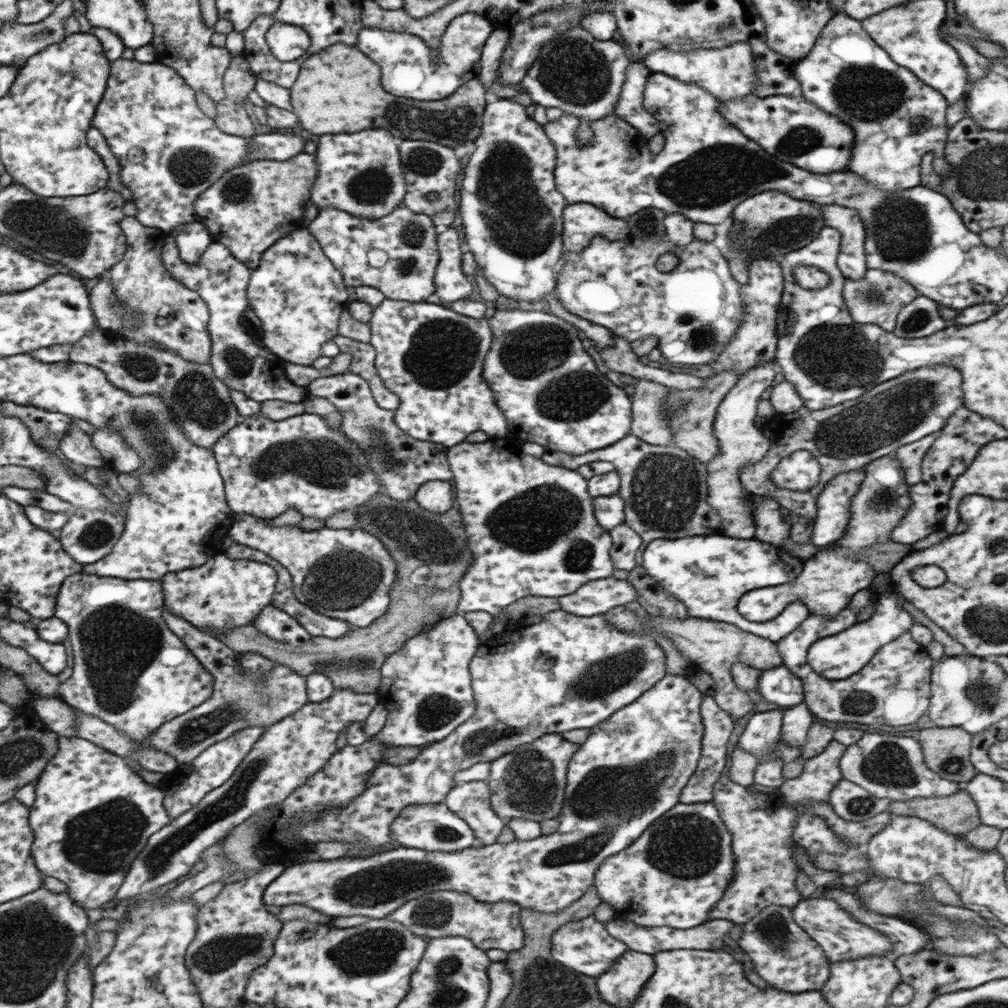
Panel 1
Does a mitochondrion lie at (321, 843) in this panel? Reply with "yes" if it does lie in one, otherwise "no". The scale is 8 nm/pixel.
no

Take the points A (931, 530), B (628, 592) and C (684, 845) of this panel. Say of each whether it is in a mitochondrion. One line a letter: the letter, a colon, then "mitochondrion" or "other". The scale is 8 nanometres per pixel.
A: other
B: other
C: mitochondrion

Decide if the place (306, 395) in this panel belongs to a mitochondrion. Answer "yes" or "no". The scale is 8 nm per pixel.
no

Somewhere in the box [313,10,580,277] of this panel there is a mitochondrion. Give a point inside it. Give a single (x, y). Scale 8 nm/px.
(518, 220)

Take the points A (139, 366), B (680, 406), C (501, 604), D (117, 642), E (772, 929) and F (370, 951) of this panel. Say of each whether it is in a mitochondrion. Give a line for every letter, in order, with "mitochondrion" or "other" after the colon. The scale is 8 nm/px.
A: mitochondrion
B: mitochondrion
C: other
D: mitochondrion
E: mitochondrion
F: mitochondrion

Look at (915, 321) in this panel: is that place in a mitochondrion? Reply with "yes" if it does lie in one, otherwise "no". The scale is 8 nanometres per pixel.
yes

